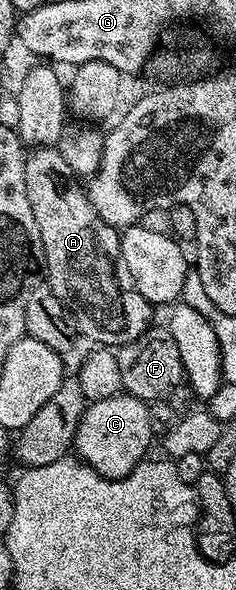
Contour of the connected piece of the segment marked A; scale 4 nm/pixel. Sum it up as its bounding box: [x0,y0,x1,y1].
[25,145,154,348]

